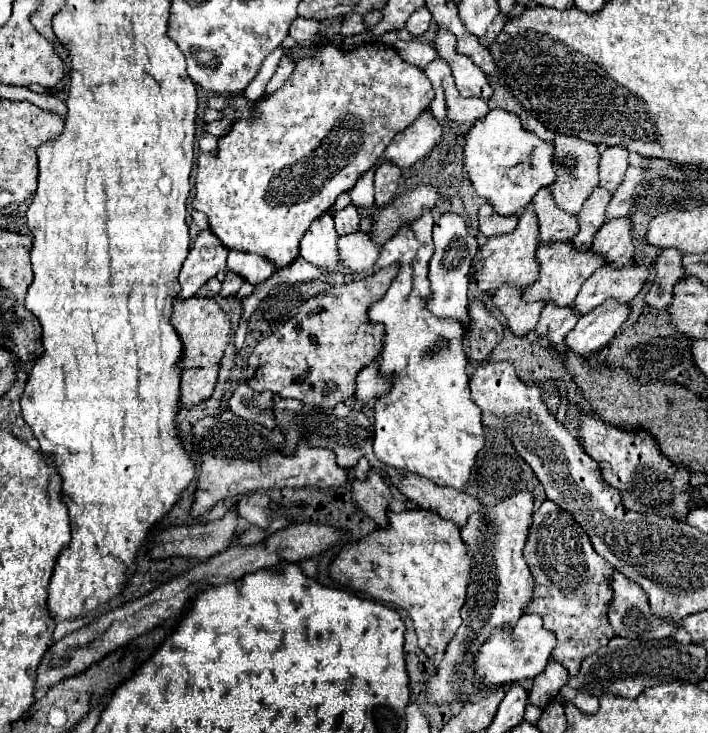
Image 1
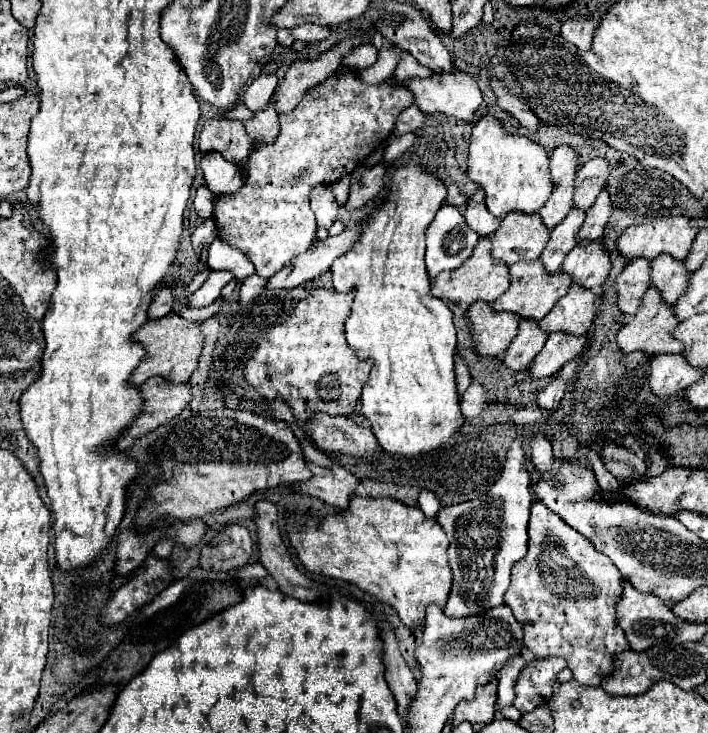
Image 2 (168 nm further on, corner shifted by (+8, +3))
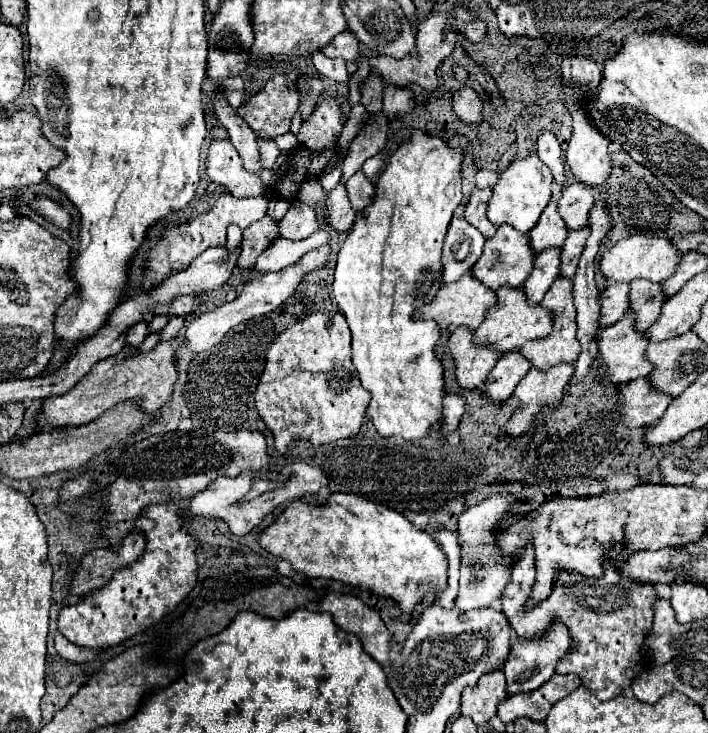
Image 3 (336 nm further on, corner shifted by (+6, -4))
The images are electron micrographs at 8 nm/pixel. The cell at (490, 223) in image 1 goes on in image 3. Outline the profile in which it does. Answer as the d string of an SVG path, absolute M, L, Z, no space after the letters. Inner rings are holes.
M474 188L468 204L466 204L466 210L464 210L464 218L476 226L484 238L492 238L496 234L496 226L490 224L490 220L486 218L486 204L492 196L492 188L484 188L484 190L478 190Z

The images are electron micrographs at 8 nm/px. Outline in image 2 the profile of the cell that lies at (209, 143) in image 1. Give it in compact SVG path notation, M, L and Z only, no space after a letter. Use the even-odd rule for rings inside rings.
M218 151L202 153L200 169L204 173L204 181L212 193L234 193L242 185L242 175L238 167L226 161Z

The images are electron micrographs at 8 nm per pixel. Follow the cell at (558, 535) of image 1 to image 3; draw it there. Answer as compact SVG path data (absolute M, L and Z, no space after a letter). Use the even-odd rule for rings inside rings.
M528 548L516 562L512 570L512 580L502 592L502 612L506 614L510 626L522 638L536 638L550 626L550 620L554 616L560 616L562 622L570 628L576 646L558 664L556 672L580 676L582 684L590 688L600 700L620 696L630 686L634 676L645 667L642 665L644 656L640 654L640 650L654 620L654 602L658 598L654 586L624 580L624 588L610 588L616 586L622 576L612 564L604 564L604 576L600 580L586 576L558 576L552 596L546 598L540 606L524 610L534 584L534 572L532 548Z

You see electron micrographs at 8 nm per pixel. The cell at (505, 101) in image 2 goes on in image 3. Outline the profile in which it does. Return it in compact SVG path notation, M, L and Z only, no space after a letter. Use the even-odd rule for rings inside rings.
M544 132L538 138L538 150L536 152L538 152L540 160L552 170L556 184L564 190L568 186L568 182L566 182L566 174L564 174L564 160L562 160L562 148L560 148L558 138L550 132Z

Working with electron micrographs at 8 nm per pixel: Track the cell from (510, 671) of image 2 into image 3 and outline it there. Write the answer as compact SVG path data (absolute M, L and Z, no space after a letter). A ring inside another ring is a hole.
M554 618L548 630L540 638L516 638L516 642L510 646L510 654L504 662L504 676L506 676L506 690L508 694L524 692L524 688L540 688L544 682L548 682L556 674L556 664L572 650L574 642L568 632L568 628Z

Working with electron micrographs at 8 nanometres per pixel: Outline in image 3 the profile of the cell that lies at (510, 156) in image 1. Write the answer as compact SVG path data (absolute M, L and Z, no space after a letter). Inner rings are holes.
M532 152L532 158L516 158L508 168L506 172L500 174L498 178L498 184L494 186L494 192L492 192L492 198L488 202L488 220L494 224L494 226L502 226L502 224L508 224L512 228L516 228L518 232L522 234L528 234L542 210L548 206L552 198L552 174L550 174L550 168L538 158L538 154Z

